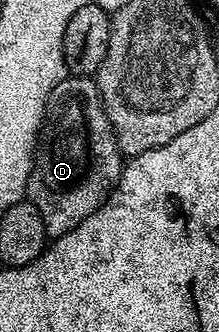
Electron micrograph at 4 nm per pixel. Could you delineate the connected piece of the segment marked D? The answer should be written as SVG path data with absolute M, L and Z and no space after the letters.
M65 75L50 90L50 98L44 104L38 151L26 189L26 198L42 214L45 233L55 238L90 218L118 182L121 167L122 153L116 146L95 79Z

